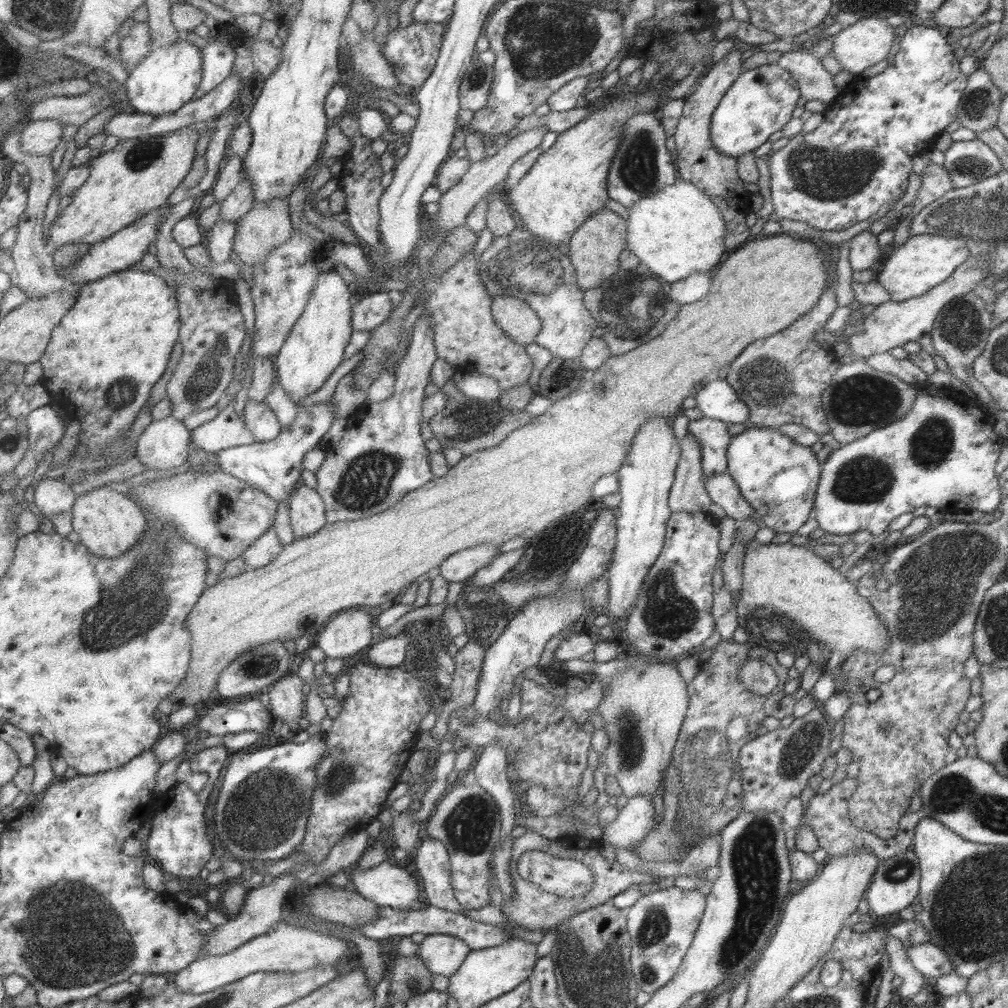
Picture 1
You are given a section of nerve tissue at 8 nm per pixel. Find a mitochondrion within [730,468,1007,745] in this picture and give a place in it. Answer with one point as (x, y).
(937, 581)

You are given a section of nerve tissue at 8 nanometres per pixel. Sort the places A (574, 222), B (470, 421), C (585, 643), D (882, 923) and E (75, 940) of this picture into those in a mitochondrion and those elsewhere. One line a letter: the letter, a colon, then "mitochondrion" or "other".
A: other
B: mitochondrion
C: other
D: other
E: mitochondrion

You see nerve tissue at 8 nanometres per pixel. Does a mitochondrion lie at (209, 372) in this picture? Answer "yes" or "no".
yes

